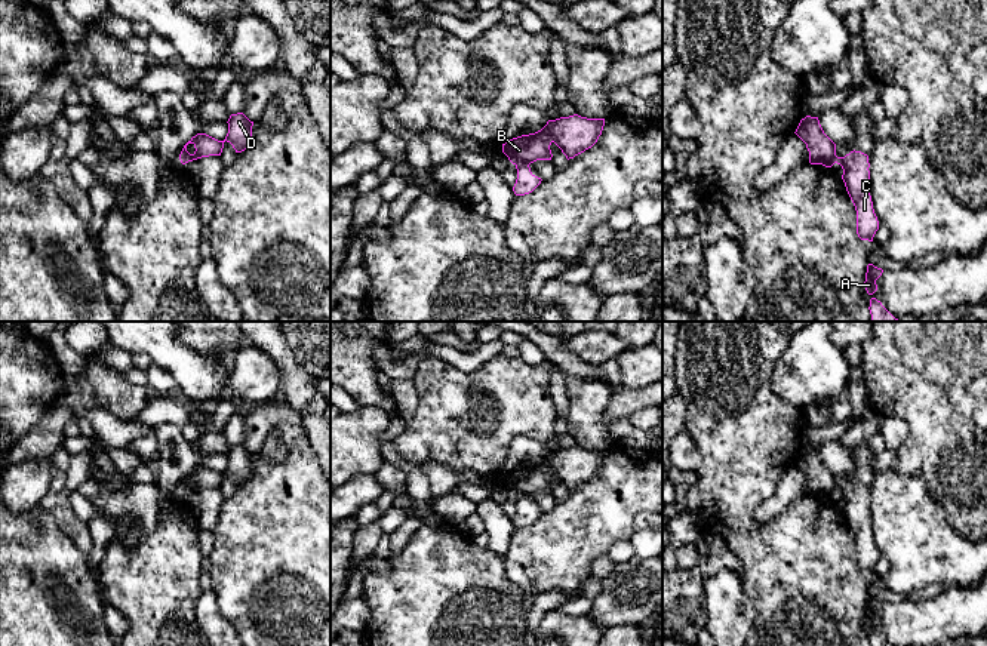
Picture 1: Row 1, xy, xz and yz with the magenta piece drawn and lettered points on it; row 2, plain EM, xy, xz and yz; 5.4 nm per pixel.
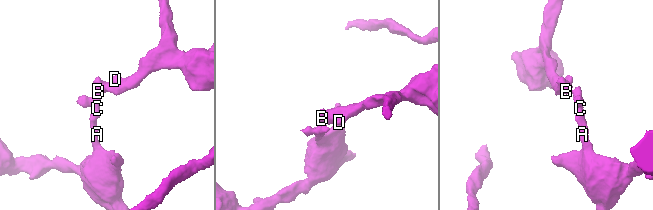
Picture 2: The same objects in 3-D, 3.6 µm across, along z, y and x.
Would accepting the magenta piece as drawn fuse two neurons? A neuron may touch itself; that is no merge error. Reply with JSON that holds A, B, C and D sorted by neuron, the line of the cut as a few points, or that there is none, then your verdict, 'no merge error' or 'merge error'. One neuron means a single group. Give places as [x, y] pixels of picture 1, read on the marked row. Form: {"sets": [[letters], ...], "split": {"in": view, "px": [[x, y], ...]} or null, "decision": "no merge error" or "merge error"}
{"sets": [["A", "C"], ["B", "D"]], "split": {"in": "xz", "px": [[528, 163], [516, 165]]}, "decision": "merge error"}

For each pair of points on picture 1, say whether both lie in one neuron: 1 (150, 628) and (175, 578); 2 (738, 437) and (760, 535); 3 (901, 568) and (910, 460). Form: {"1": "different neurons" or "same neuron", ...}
{"1": "same neuron", "2": "same neuron", "3": "different neurons"}

